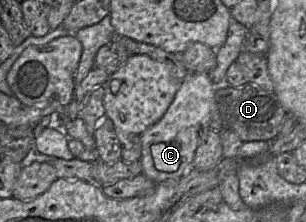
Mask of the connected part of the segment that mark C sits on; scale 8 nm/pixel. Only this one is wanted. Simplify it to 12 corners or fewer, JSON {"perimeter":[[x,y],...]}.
{"perimeter":[[189,72],[162,118],[141,134],[155,183],[192,167],[216,91]]}

